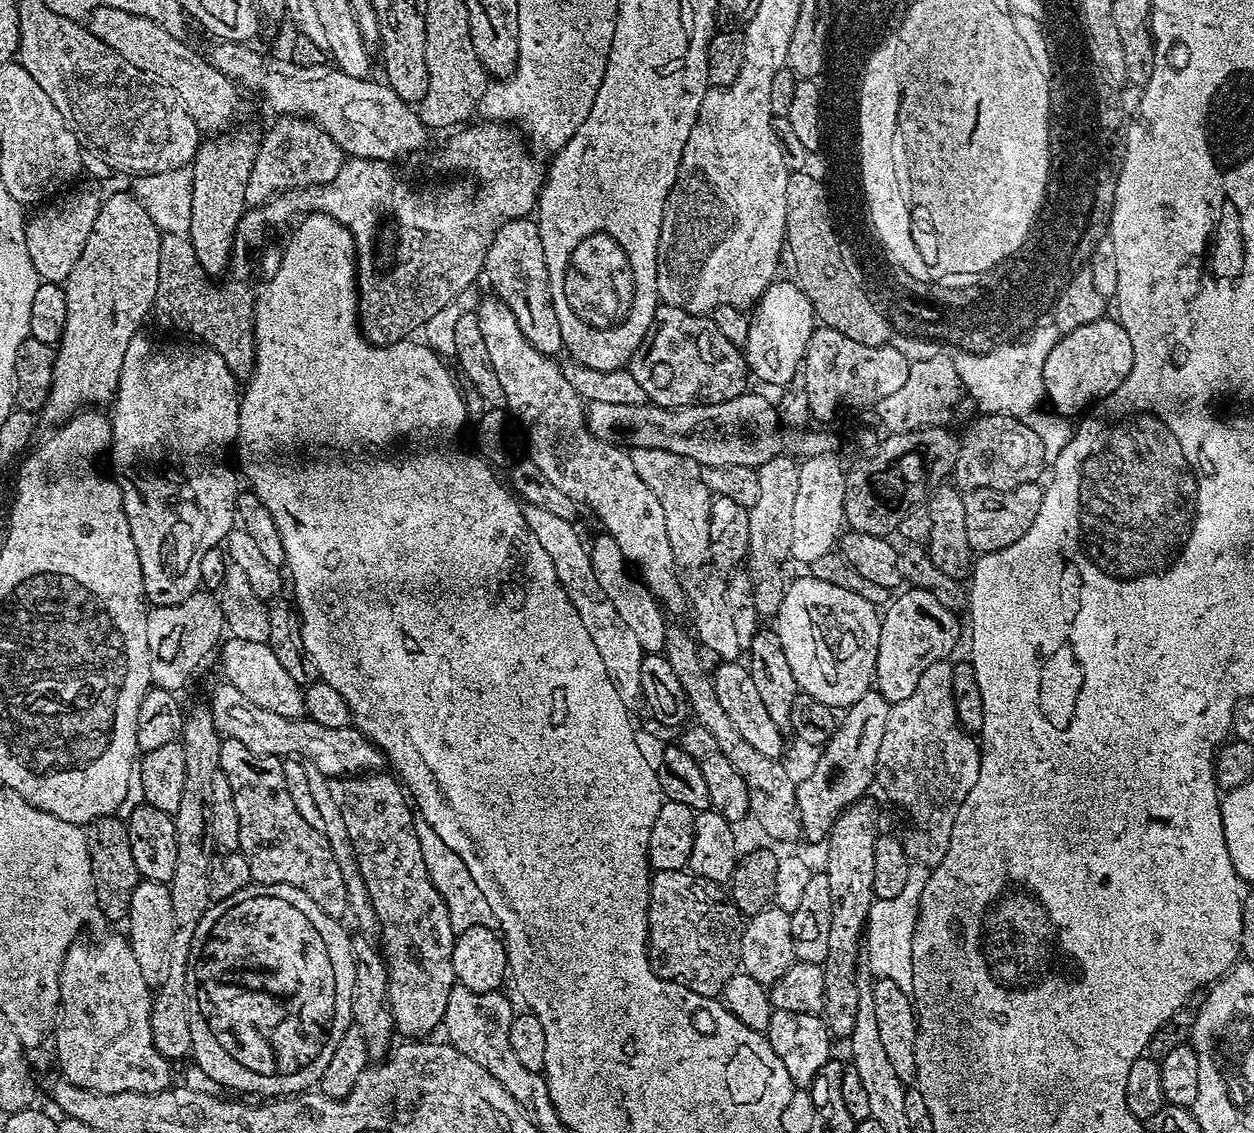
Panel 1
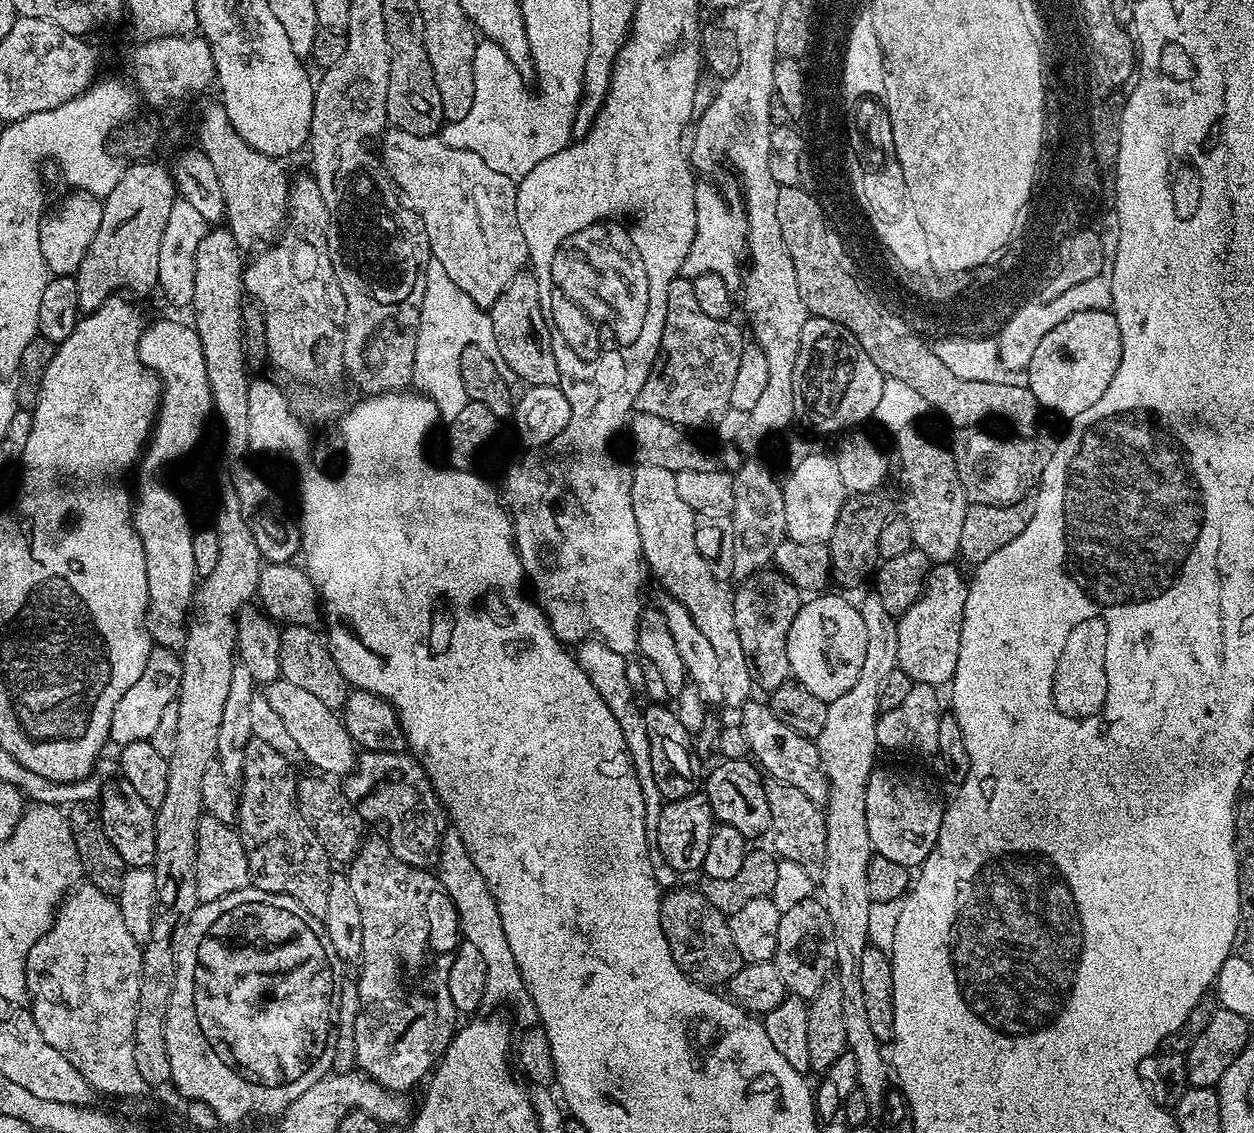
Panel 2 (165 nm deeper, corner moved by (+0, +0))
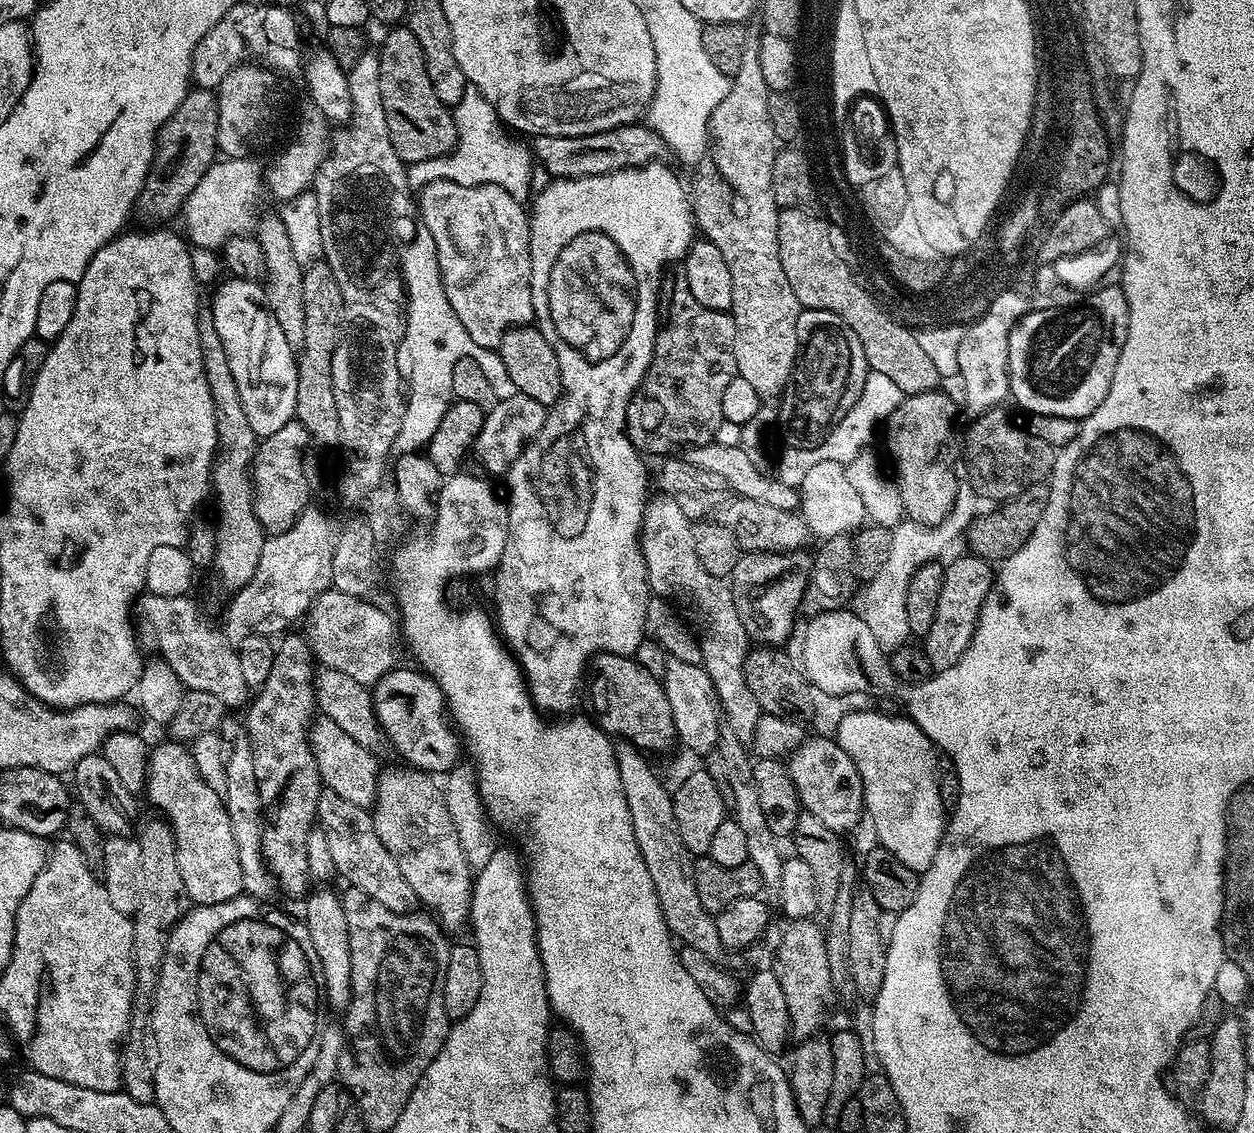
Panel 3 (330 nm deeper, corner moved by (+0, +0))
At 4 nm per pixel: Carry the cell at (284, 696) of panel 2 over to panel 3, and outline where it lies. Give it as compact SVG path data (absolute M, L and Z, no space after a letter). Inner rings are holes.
M324 717L315 719L309 727L309 744L315 756L321 783L329 790L349 800L354 806L369 809L376 800L380 766L375 753L366 750L345 734L334 722Z

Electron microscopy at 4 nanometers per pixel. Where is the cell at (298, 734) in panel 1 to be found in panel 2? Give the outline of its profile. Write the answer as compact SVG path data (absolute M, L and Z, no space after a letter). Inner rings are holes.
M361 751L354 769L343 777L342 787L346 798L365 822L369 825L385 824L388 827L386 839L398 858L415 868L431 869L437 863L440 840L449 831L450 821L424 767L415 758L404 752Z

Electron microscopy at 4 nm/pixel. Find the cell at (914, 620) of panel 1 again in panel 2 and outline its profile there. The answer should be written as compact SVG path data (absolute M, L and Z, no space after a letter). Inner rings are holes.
M955 563L929 567L922 594L910 610L897 619L898 666L917 684L947 685L956 673L968 580Z

